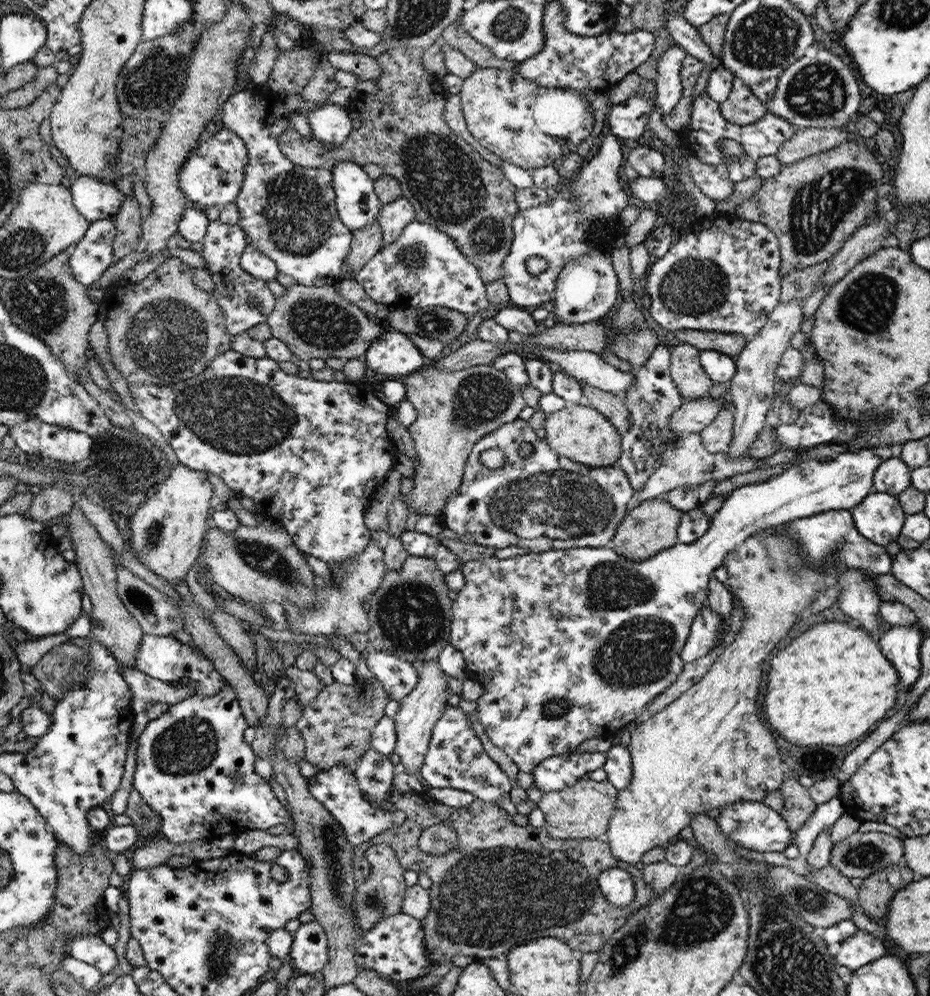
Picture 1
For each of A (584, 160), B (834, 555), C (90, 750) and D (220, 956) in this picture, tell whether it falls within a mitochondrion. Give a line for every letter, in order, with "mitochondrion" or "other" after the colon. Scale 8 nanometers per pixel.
A: other
B: mitochondrion
C: other
D: mitochondrion

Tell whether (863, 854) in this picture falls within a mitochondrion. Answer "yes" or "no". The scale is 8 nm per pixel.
yes

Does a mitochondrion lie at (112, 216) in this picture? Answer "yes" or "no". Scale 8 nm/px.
no

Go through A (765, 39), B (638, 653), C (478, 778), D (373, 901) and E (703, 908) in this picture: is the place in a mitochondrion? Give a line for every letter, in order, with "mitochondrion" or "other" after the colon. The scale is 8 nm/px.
A: mitochondrion
B: mitochondrion
C: mitochondrion
D: mitochondrion
E: mitochondrion

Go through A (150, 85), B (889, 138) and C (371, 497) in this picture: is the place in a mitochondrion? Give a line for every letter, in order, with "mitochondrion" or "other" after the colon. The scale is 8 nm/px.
A: mitochondrion
B: other
C: other

